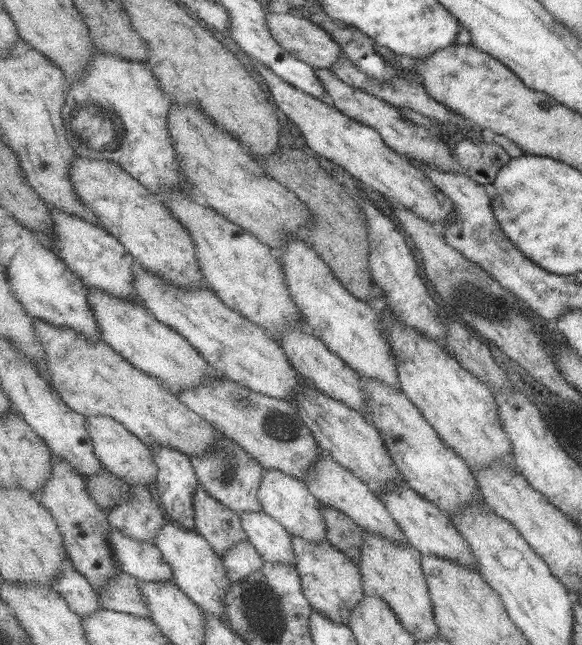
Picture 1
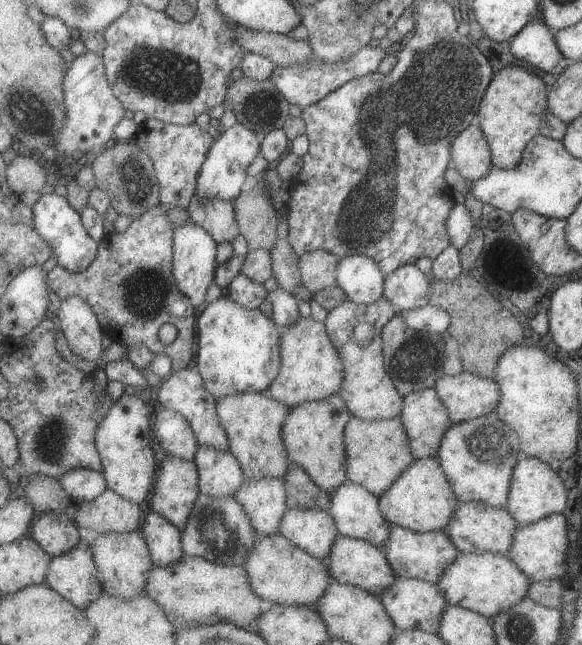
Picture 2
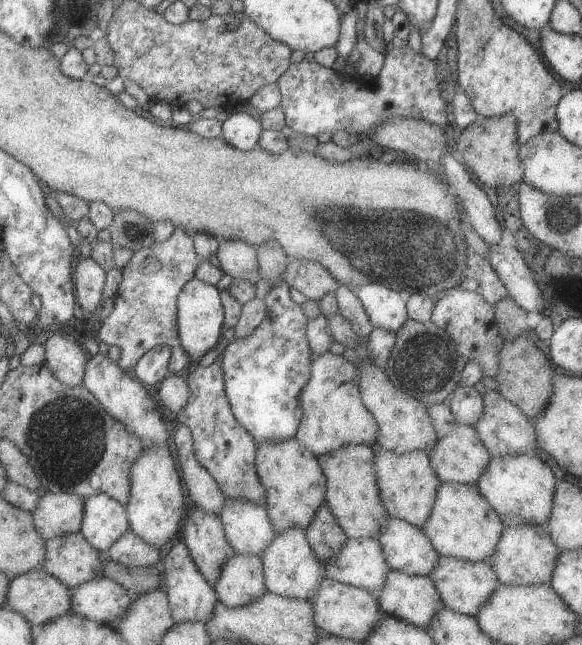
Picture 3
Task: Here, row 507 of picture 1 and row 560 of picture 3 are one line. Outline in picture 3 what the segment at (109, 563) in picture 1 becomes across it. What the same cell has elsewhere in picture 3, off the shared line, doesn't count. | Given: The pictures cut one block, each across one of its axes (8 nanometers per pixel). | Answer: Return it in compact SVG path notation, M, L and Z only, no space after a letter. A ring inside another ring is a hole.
M82 532L62 535L46 541L44 567L69 589L103 576L101 554Z

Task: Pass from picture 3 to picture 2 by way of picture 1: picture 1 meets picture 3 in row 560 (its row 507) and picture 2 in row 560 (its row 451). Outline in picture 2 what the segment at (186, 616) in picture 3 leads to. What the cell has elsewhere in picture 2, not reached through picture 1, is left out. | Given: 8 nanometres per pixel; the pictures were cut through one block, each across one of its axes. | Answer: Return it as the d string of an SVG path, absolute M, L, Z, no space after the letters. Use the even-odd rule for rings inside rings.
M153 508L147 514L139 529L146 537L155 565L168 567L182 560L185 555L182 546L182 530Z

